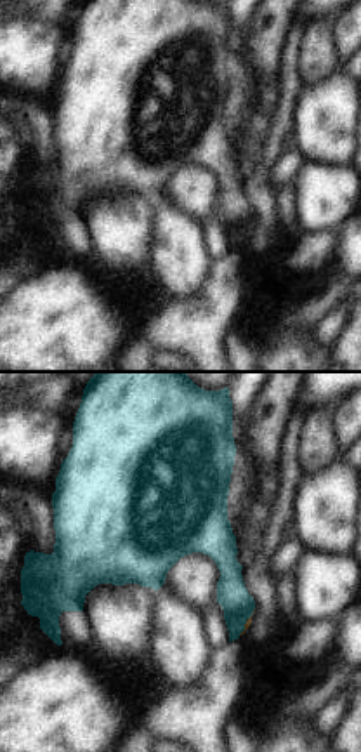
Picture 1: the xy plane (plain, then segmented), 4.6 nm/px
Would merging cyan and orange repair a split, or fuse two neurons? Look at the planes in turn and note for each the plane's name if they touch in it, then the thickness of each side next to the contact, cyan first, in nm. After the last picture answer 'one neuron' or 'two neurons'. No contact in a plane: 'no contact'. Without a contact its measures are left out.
meets cyan in xy; 150 nm thick on the cyan side, 20 nm on the other

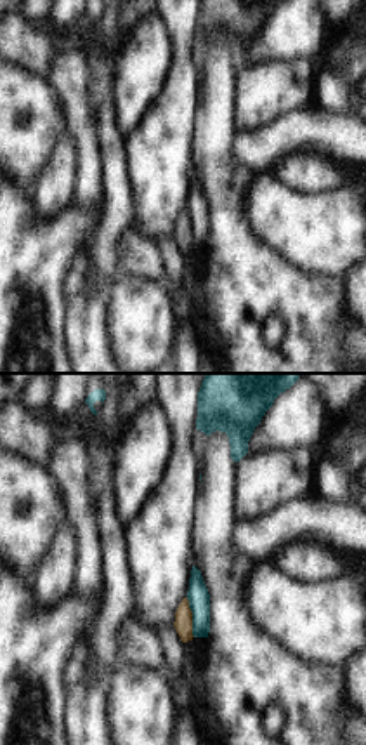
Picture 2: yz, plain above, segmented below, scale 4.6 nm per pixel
meets cyan in yz; 100 nm thick on the cyan side, 90 nm on the other

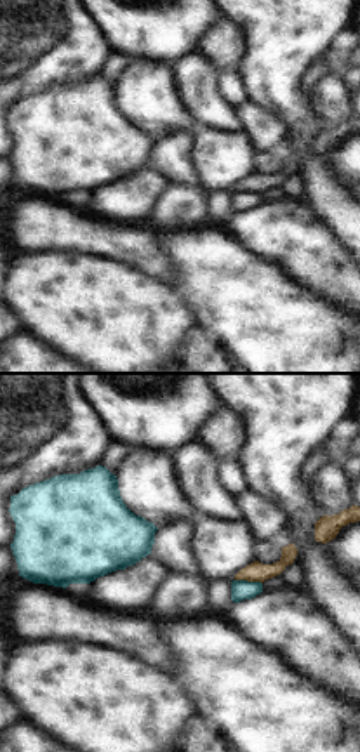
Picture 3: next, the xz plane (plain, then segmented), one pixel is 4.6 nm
meets cyan in xz; 100 nm thick on the cyan side, 100 nm on the other

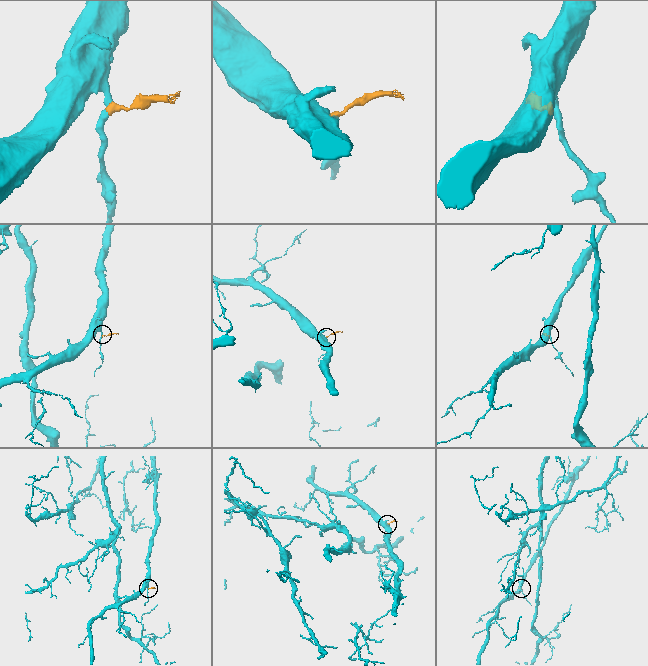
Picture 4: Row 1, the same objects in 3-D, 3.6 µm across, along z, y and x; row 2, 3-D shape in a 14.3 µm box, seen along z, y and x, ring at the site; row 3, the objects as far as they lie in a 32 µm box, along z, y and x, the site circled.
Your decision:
two neurons

